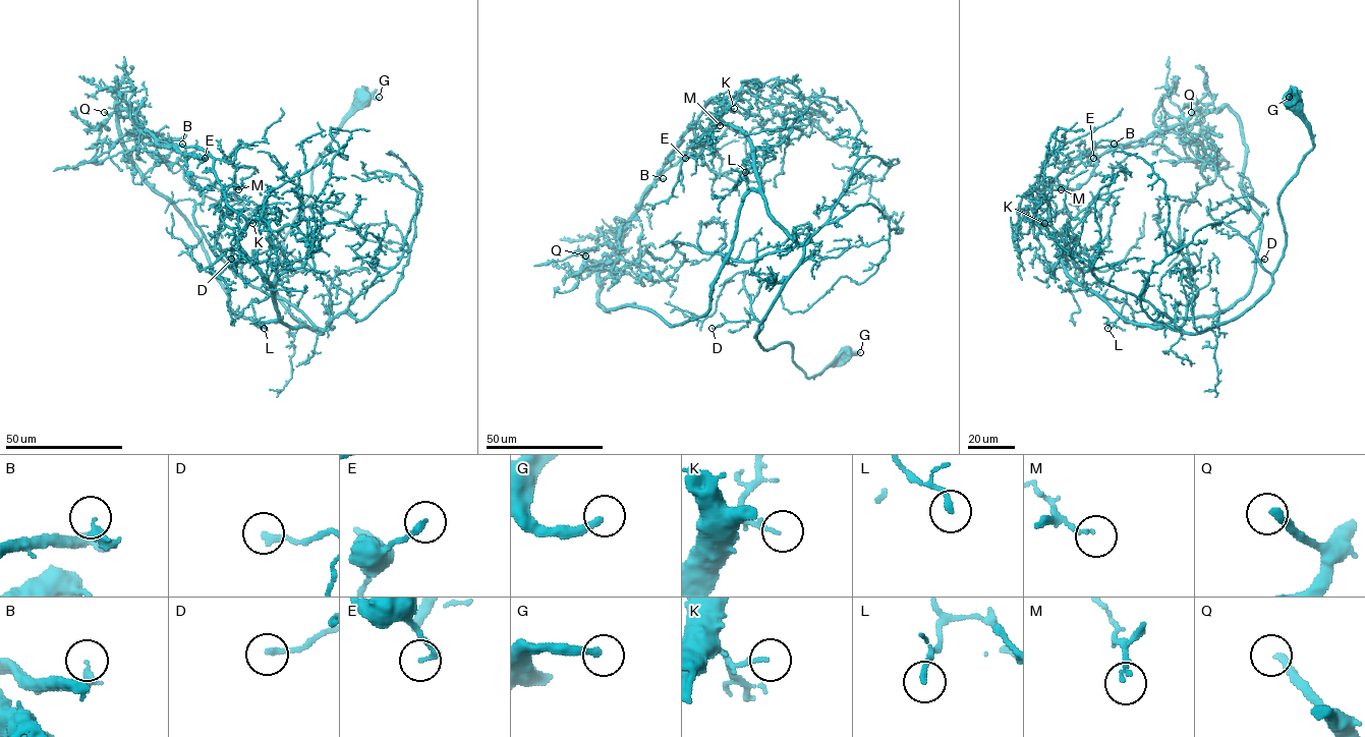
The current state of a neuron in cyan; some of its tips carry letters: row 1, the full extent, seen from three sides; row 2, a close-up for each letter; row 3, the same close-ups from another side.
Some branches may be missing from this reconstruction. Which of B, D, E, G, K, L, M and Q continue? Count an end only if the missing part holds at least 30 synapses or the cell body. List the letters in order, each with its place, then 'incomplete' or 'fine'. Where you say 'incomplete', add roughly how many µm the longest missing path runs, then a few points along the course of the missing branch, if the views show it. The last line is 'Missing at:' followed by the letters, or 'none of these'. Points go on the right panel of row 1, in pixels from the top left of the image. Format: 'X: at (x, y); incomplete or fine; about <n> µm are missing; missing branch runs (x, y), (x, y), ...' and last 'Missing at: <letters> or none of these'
B: at (1114, 144); fine
D: at (1264, 259); fine
E: at (1093, 158); fine
G: at (1289, 97); fine
K: at (1044, 223); fine
L: at (1107, 328); fine
M: at (1061, 189); fine
Q: at (1191, 112); incomplete; about 20 µm are missing; missing branch runs (1191, 112), (1179, 109), (1186, 123)
Missing at: Q

